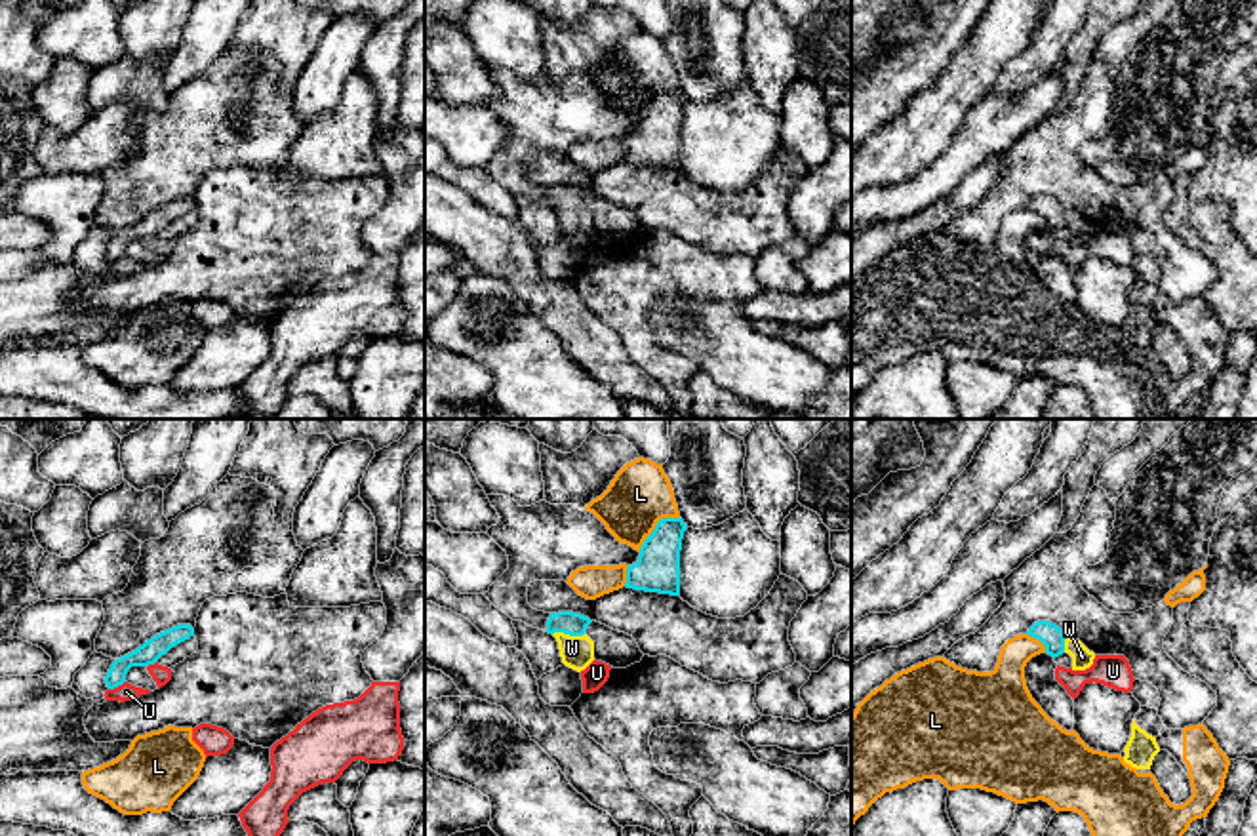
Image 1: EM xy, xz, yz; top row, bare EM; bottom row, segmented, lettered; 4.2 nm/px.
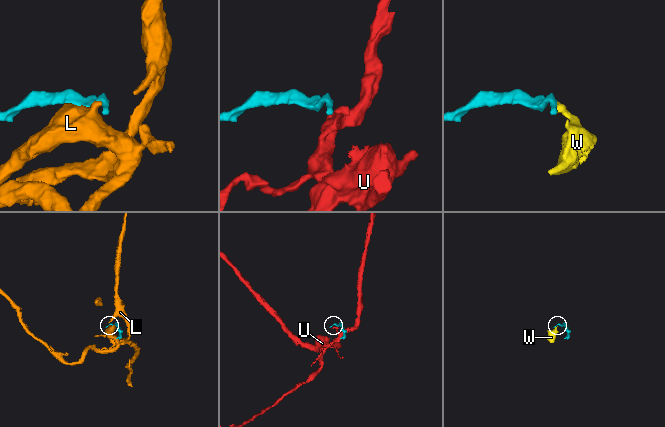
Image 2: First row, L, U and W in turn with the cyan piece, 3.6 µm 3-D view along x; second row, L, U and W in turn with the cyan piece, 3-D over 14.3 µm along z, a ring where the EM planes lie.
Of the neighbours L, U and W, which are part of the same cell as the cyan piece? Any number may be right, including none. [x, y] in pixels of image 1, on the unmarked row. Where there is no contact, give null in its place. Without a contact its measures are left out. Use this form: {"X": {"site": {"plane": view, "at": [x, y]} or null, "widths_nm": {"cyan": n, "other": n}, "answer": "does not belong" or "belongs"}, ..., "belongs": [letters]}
{"L": {"site": {"plane": "xz", "at": [656, 99]}, "widths_nm": {"cyan": 190, "other": 260}, "answer": "does not belong"}, "U": {"site": {"plane": "xy", "at": [117, 259]}, "widths_nm": {"cyan": 90, "other": 80}, "answer": "does not belong"}, "W": {"site": {"plane": "xz", "at": [568, 206]}, "widths_nm": {"cyan": 100, "other": 140}, "answer": "belongs"}, "belongs": ["W"]}

